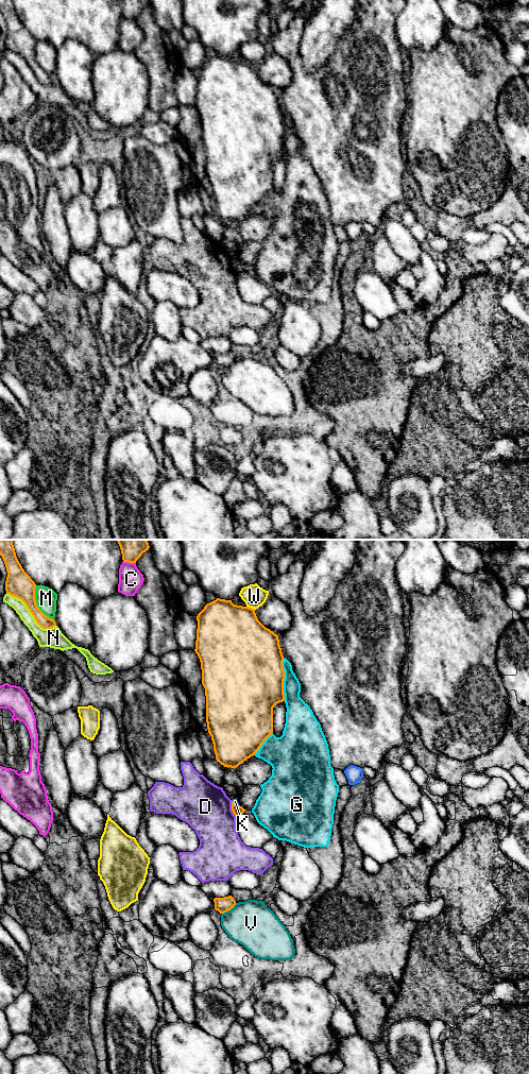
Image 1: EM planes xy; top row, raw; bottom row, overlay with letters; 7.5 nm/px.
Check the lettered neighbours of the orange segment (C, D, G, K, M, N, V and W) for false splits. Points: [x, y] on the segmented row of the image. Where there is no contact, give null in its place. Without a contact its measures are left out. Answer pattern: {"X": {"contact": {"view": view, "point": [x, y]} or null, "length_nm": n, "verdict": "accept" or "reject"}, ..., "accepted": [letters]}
{"C": {"contact": {"view": "xy", "point": [130, 562]}, "length_nm": 100, "verdict": "reject"}, "D": {"contact": {"view": "xy", "point": [232, 810]}, "length_nm": 130, "verdict": "reject"}, "G": {"contact": {"view": "xy", "point": [284, 679]}, "length_nm": 320, "verdict": "reject"}, "K": {"contact": {"view": "xy", "point": [234, 803]}, "length_nm": 70, "verdict": "reject"}, "M": {"contact": {"view": "xy", "point": [36, 604]}, "length_nm": 300, "verdict": "reject"}, "N": {"contact": {"view": "xy", "point": [31, 612]}, "length_nm": 460, "verdict": "reject"}, "V": {"contact": {"view": "xy", "point": [228, 909]}, "length_nm": 140, "verdict": "reject"}, "W": {"contact": {"view": "xy", "point": [251, 608]}, "length_nm": 70, "verdict": "reject"}, "accepted": []}

